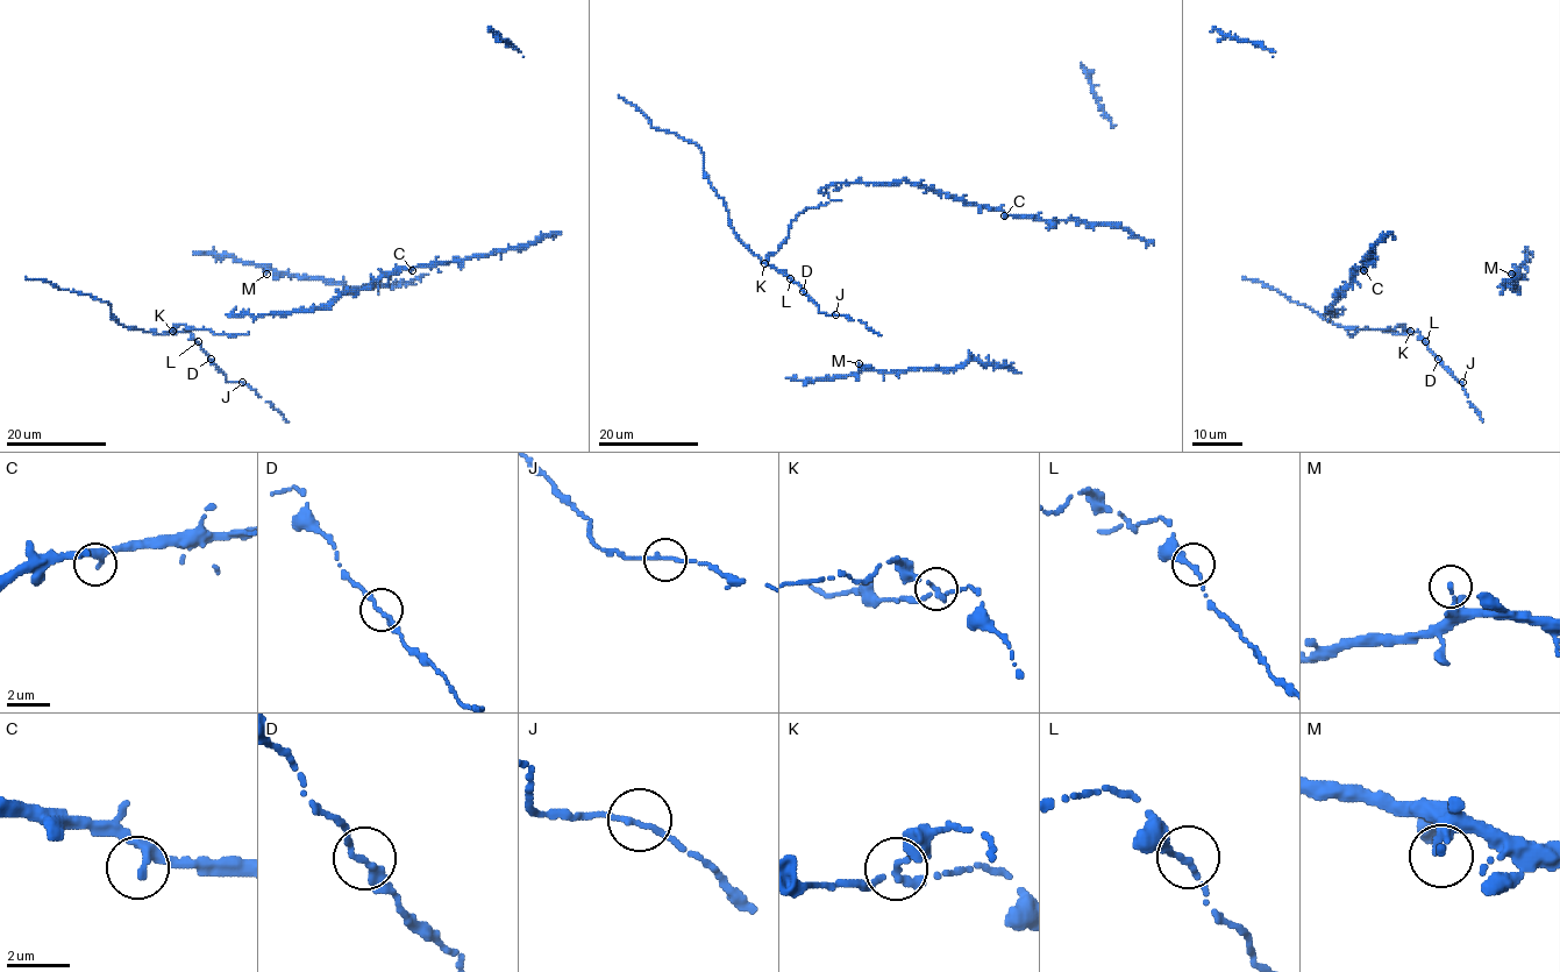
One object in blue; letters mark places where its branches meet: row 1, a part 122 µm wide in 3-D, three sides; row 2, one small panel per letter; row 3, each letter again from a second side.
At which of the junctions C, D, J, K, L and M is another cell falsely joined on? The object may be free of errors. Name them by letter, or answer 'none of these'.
K

